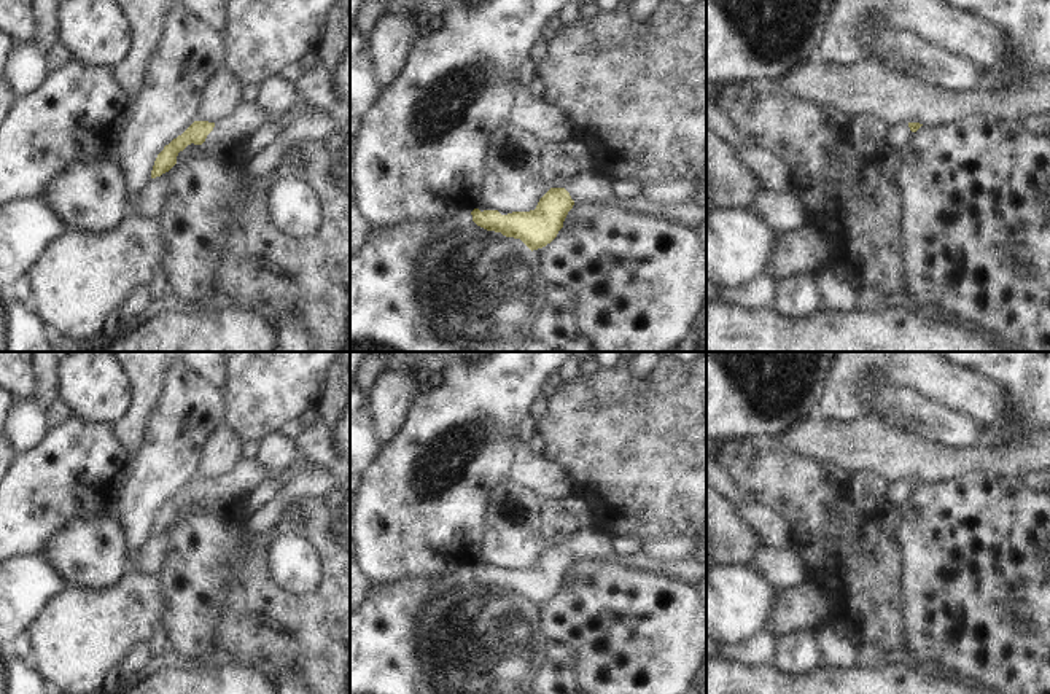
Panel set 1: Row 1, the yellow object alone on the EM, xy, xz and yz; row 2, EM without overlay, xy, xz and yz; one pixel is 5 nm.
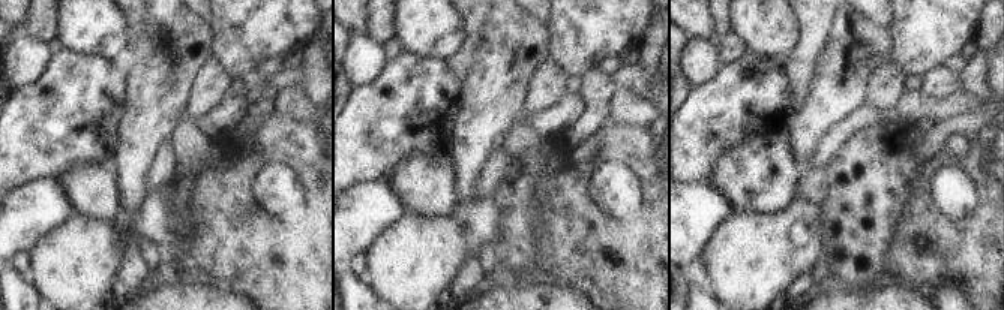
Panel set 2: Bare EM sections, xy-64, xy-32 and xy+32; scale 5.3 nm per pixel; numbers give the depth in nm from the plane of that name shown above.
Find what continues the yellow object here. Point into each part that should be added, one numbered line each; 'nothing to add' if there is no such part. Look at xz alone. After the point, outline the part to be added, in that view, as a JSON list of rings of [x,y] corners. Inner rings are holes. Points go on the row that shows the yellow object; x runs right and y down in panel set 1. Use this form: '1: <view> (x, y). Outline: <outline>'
1: xz (589, 187). Outline: [[[593,167],[566,178],[563,188],[576,204],[603,204],[622,210],[633,210],[643,215],[675,220],[678,224],[692,229],[706,223],[706,202],[702,197],[673,205],[649,201],[641,194],[630,199],[619,199],[614,194],[612,180]]]

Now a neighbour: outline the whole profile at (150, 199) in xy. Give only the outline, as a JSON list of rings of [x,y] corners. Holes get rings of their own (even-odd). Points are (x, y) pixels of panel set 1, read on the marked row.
[[[170,170],[161,177],[150,178],[145,188],[138,193],[134,213],[143,218],[156,220],[161,215],[161,207],[165,197]]]

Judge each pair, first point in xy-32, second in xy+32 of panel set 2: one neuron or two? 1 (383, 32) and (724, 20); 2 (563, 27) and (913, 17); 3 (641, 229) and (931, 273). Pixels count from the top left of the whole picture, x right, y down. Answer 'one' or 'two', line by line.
1: one
2: one
3: one

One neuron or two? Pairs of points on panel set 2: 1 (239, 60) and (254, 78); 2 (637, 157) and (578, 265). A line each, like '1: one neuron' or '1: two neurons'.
1: two neurons
2: one neuron

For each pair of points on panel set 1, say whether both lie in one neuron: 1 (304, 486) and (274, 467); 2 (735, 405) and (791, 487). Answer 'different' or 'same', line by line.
1: different
2: different

